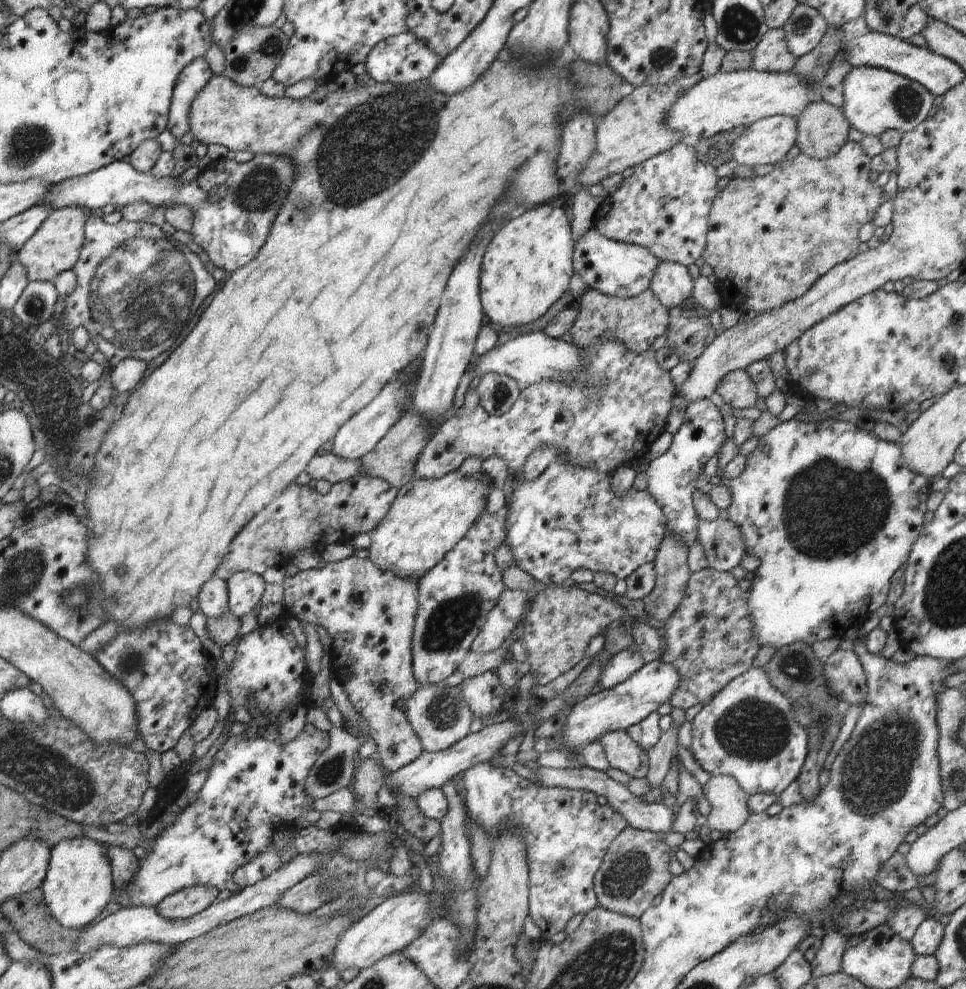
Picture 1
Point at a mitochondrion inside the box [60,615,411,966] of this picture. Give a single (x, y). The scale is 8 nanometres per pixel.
(130, 662)

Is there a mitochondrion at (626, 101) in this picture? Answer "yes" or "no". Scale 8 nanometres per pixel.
no

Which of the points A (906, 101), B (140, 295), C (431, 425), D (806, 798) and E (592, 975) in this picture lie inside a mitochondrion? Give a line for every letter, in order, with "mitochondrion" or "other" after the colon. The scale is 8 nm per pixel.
A: mitochondrion
B: mitochondrion
C: other
D: other
E: mitochondrion

